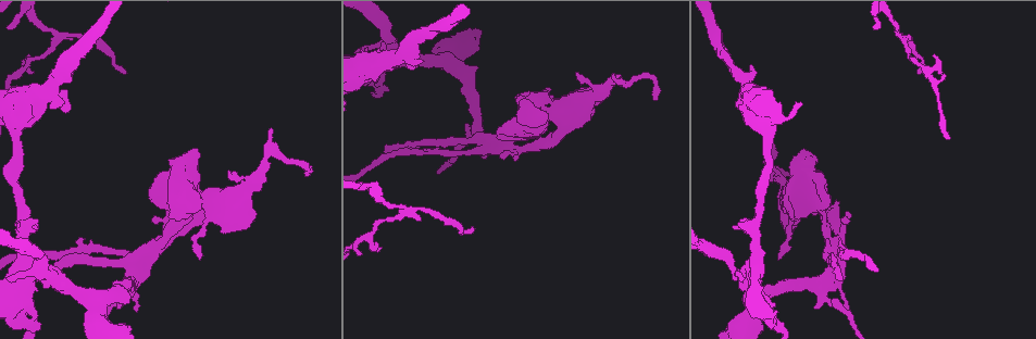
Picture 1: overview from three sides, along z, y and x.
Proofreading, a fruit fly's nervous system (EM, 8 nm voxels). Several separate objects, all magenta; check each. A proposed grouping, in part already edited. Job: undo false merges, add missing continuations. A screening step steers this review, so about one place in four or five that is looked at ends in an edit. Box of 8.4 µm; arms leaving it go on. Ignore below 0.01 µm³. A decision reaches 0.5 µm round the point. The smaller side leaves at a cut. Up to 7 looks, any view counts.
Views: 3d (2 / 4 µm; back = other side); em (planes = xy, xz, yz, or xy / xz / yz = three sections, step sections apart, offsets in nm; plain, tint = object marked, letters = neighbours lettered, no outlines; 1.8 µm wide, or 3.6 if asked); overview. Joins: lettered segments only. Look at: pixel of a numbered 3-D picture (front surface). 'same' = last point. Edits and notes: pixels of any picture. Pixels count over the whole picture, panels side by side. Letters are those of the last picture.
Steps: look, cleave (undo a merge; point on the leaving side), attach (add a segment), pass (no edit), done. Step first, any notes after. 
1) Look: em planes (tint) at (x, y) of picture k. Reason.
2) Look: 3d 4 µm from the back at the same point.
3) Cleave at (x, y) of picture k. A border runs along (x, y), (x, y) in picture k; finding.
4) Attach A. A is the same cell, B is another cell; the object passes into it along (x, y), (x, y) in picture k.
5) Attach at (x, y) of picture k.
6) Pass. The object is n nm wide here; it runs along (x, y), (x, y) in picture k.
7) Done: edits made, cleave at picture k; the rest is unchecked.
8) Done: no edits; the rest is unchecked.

Look: 3d 2 µm at (542, 112) of picture 1. Thick end.

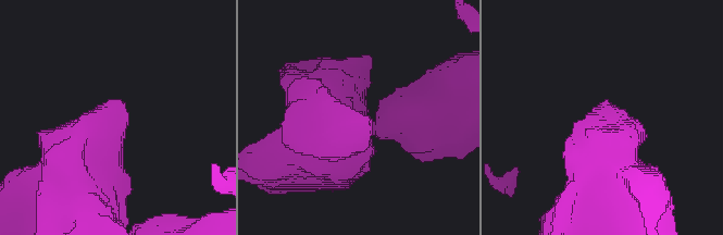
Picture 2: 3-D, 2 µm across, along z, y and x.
Look: em planes (letters) at (595, 110) of picture 2.

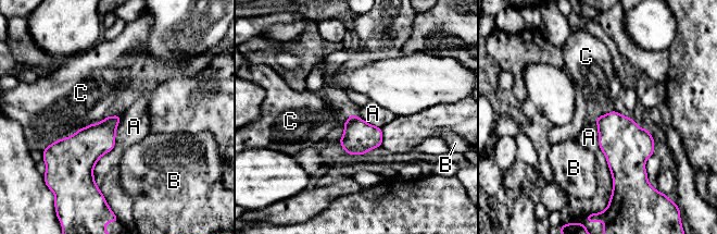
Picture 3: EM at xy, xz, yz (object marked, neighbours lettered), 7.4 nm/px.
Pass. The longest contact is with A, 600 nm; A, B and C are other cells; a border runs along (121, 115), (93, 168), (102, 195) in picture 3; none of them fits.

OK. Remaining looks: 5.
Look: 3d 2 µm at (483, 146) of picture 1. Four or more arms meet.

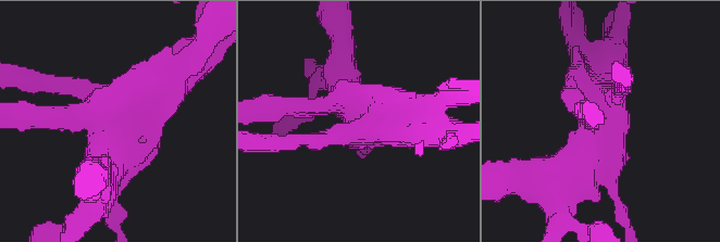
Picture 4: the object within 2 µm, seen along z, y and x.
Look: em yz step 8 (tint) at (361, 120) of picture 4. Now the EM.

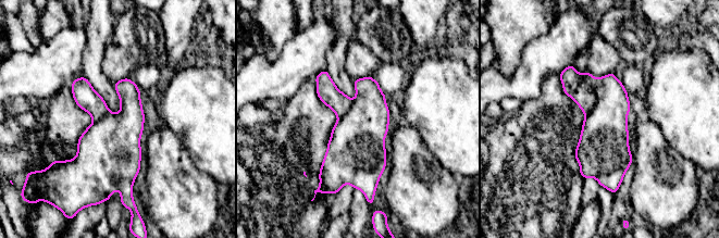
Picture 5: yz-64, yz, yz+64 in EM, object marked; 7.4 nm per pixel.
Look: em xz step 16 (letters) at the same point. Cut it another way.

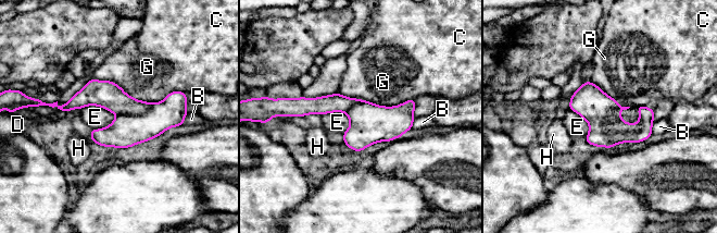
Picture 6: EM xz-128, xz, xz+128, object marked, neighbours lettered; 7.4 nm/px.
Cleave at (108, 95) of picture 6. B, C, D, E, G and H are other cells; a second neuron is stuck on.

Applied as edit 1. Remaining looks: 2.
Done: edits made, cleave at picture 6; the rest is unchecked.

